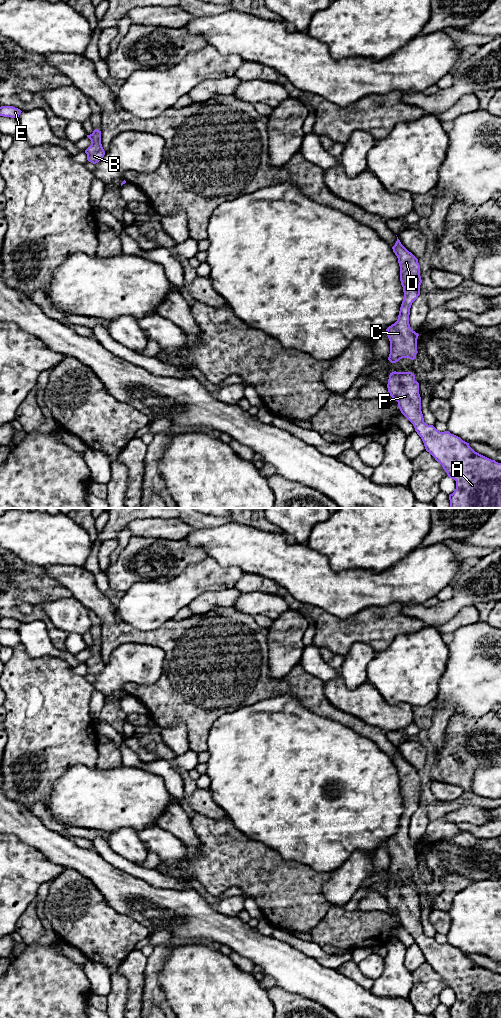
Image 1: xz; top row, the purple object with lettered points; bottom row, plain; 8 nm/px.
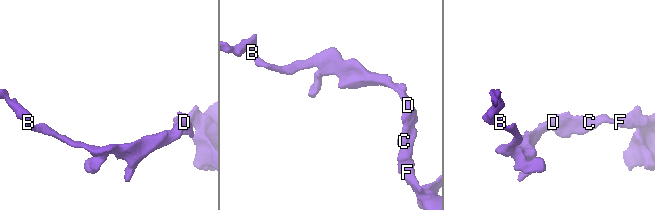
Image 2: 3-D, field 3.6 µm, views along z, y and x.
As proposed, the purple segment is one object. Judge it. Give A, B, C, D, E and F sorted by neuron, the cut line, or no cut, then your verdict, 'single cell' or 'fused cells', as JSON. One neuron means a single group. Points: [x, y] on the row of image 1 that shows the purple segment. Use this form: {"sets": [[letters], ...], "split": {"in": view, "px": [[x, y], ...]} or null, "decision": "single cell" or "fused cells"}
{"sets": [["A", "B", "C", "D", "E", "F"]], "split": null, "decision": "single cell"}

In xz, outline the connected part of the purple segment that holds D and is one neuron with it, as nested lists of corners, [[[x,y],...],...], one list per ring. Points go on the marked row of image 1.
[[[398,237],[392,249],[398,258],[400,281],[404,292],[398,319],[386,329],[390,341],[388,360],[391,363],[396,363],[402,358],[414,360],[418,353],[417,339],[419,334],[411,329],[409,315],[412,303],[420,295],[422,280],[418,259],[401,244]]]

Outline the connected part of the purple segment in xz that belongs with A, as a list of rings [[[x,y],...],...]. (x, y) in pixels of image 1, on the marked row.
[[[392,372],[387,384],[389,395],[398,402],[401,413],[413,424],[425,449],[456,481],[456,489],[449,495],[450,508],[501,508],[501,463],[475,452],[469,443],[449,431],[440,432],[424,422],[421,411],[419,383],[412,372]]]

